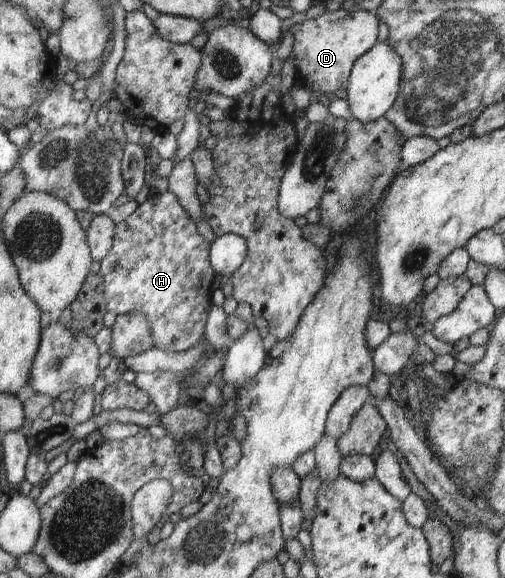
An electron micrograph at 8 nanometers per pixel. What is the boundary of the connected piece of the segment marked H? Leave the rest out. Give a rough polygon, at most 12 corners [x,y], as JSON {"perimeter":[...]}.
{"perimeter":[[175,194],[115,225],[109,311],[187,351],[217,302],[210,242]]}

